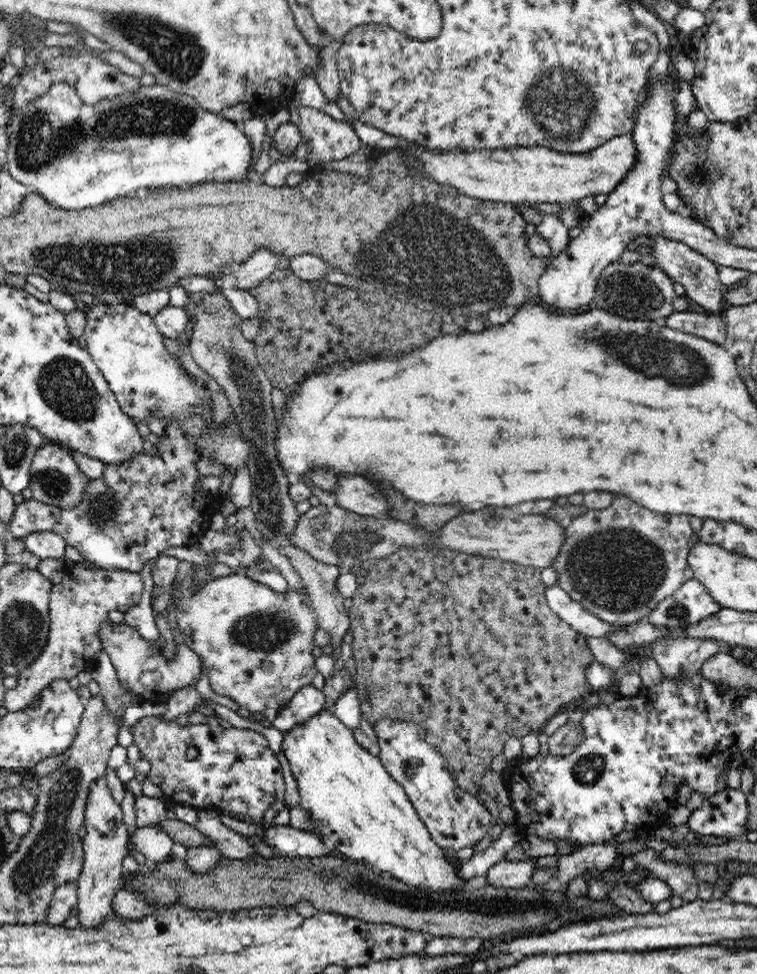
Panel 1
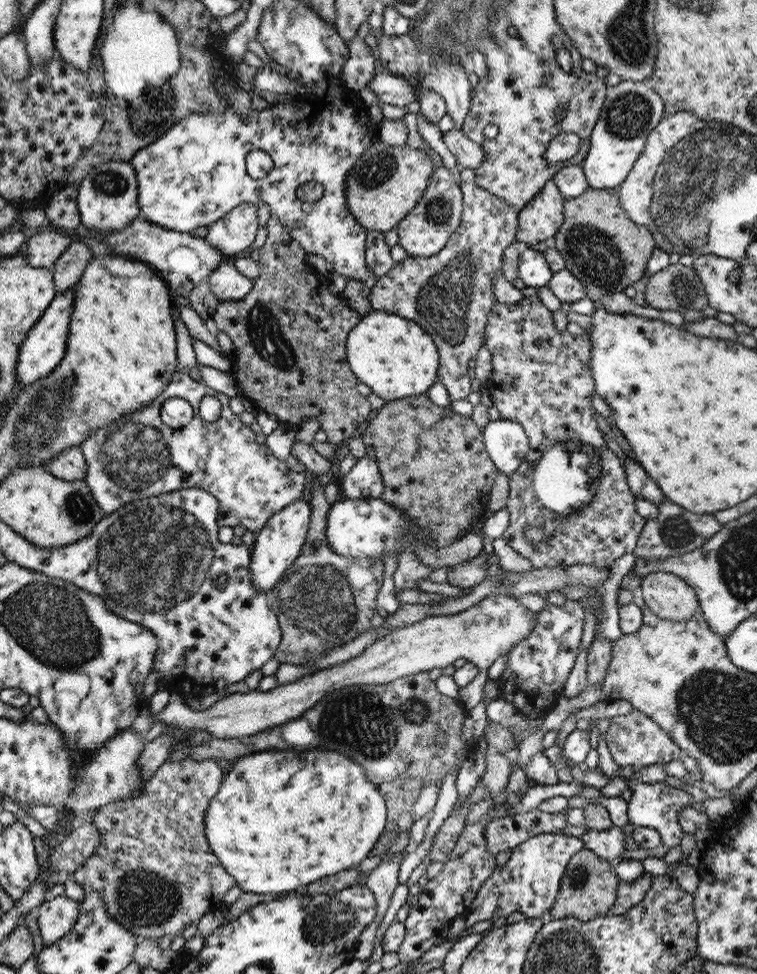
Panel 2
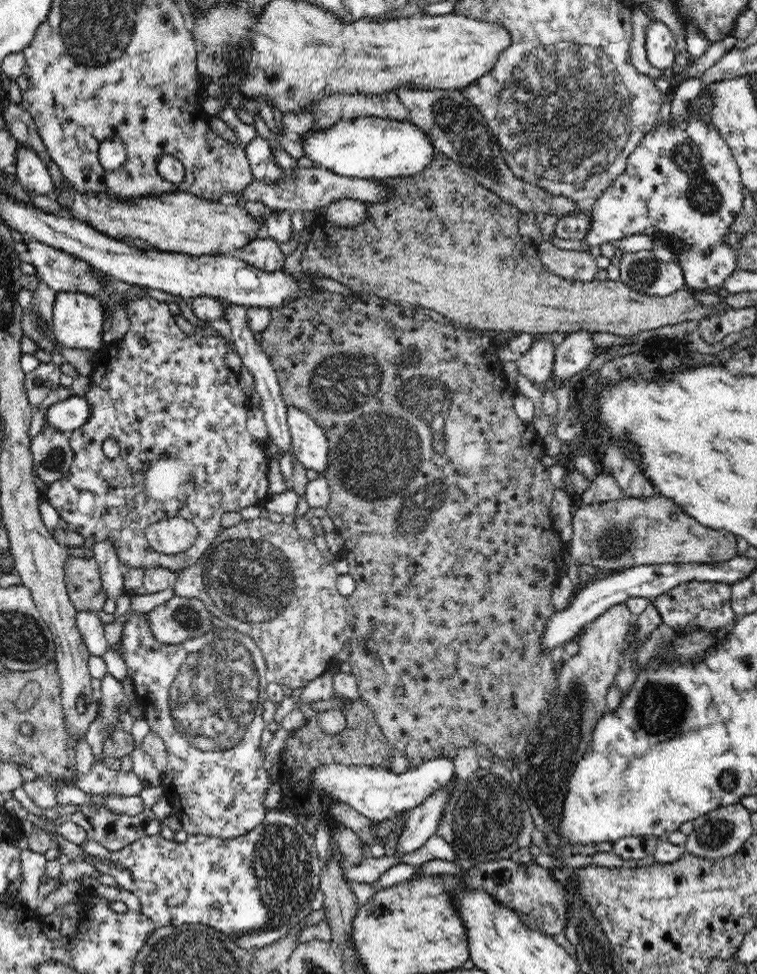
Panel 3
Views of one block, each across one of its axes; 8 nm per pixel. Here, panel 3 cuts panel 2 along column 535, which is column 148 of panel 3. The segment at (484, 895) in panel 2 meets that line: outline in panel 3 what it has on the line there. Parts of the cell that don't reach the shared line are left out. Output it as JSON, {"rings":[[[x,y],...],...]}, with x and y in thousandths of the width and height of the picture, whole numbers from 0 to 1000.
{"rings":[[[375,830],[357,832],[350,838],[350,842],[336,850],[336,852],[328,853],[324,857],[317,857],[312,860],[295,861],[288,859],[272,858],[272,857],[250,857],[246,864],[234,866],[230,862],[219,862],[211,857],[193,858],[164,869],[161,873],[147,874],[137,871],[133,867],[119,862],[118,860],[107,867],[108,873],[111,873],[112,882],[122,886],[133,896],[145,897],[156,906],[156,910],[164,914],[169,914],[178,918],[185,925],[185,936],[202,945],[207,950],[213,951],[240,951],[240,949],[271,949],[295,957],[300,961],[305,961],[309,967],[317,972],[325,975],[337,975],[341,973],[349,973],[370,965],[373,961],[378,961],[388,951],[392,951],[400,944],[411,937],[411,928],[417,920],[417,916],[423,914],[423,893],[425,893],[427,886],[420,880],[420,874],[415,869],[415,859],[407,854],[396,843],[391,835],[383,834],[383,832],[375,832]]]}

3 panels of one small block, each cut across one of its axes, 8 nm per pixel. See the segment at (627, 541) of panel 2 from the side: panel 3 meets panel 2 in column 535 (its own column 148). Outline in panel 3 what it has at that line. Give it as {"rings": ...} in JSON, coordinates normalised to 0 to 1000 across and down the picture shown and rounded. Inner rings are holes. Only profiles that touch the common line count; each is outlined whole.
{"rings":[[[190,303],[189,305],[177,308],[169,307],[165,310],[162,318],[170,326],[169,341],[160,349],[151,351],[145,356],[137,356],[131,361],[124,363],[122,368],[120,397],[111,405],[114,412],[122,418],[122,427],[114,431],[111,437],[106,437],[103,441],[98,441],[91,446],[91,453],[95,462],[98,463],[98,472],[92,483],[87,485],[83,491],[66,497],[59,507],[58,513],[62,513],[74,524],[79,534],[85,536],[87,542],[103,545],[112,553],[122,552],[125,556],[148,555],[153,566],[156,566],[156,574],[160,581],[168,583],[185,582],[217,582],[230,587],[236,587],[259,579],[263,573],[267,573],[275,561],[287,551],[293,541],[291,540],[291,532],[299,526],[317,526],[328,520],[342,520],[351,515],[354,509],[354,483],[355,468],[351,467],[351,462],[345,453],[336,452],[332,446],[326,443],[325,433],[328,422],[333,418],[330,410],[322,403],[322,400],[314,395],[316,386],[309,383],[296,369],[300,361],[300,351],[293,345],[264,345],[264,343],[246,344],[243,340],[232,332],[230,323],[222,317],[222,311],[206,308],[199,304]],[[151,450],[159,456],[159,466],[145,471],[137,468],[135,463],[135,454]],[[221,531],[244,531],[246,534],[254,535],[262,543],[263,549],[255,559],[255,563],[238,567],[235,569],[214,569],[206,567],[192,551],[192,544],[203,536],[219,533]]]}

